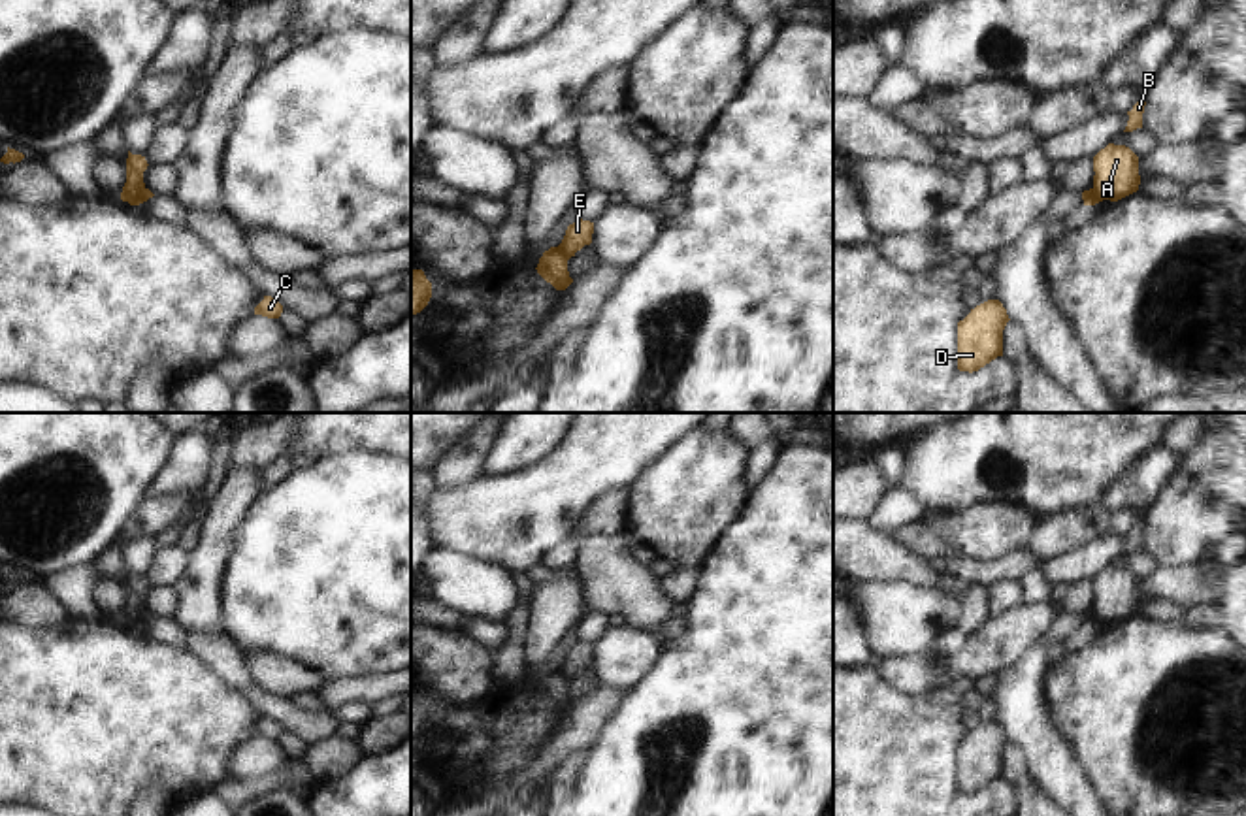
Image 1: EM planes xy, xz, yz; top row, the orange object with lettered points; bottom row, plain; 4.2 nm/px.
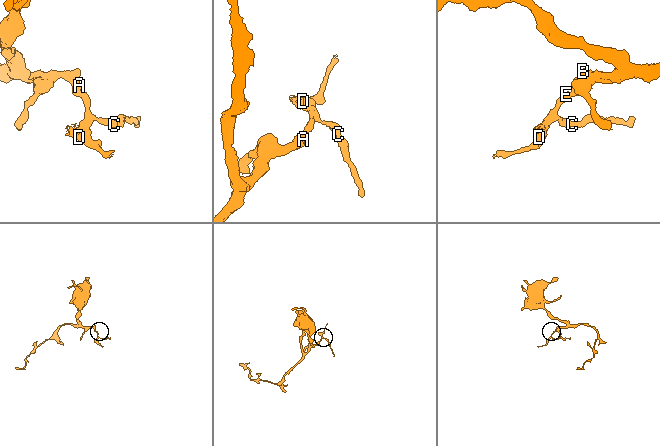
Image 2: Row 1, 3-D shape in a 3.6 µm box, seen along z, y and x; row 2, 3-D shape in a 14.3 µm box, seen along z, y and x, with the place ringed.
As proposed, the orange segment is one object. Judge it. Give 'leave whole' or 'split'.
split

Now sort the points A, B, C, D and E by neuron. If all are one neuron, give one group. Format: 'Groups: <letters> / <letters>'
Groups: A B / C D E.

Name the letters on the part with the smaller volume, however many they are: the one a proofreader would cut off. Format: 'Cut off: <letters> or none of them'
Cut off: C, D, E.

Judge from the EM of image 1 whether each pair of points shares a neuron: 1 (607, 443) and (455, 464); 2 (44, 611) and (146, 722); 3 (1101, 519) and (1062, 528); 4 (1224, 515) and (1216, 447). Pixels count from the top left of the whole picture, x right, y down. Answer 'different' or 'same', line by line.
1: different
2: different
3: same
4: same

